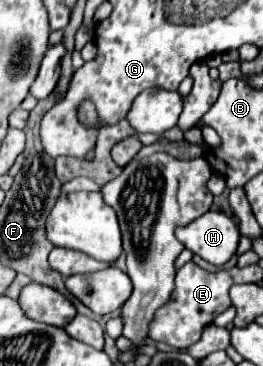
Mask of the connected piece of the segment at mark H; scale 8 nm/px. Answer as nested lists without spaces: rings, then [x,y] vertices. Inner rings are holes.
[[[206,212],[188,228],[178,228],[178,240],[206,262],[222,266],[236,254],[240,232],[230,216]]]

